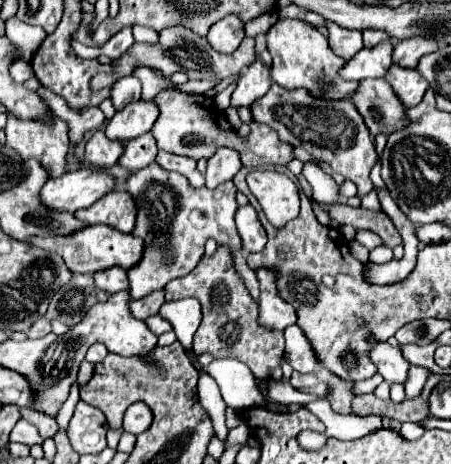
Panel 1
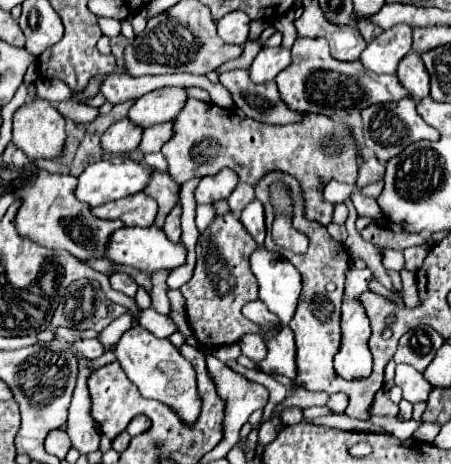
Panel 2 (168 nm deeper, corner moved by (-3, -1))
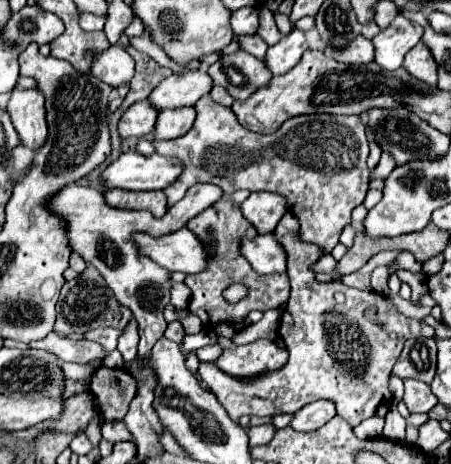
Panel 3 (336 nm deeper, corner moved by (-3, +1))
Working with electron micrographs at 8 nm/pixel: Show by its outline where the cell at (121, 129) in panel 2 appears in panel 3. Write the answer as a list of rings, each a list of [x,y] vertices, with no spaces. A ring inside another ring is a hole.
[[[148,100],[132,104],[118,122],[120,138],[144,138],[154,130],[158,112],[150,106]]]

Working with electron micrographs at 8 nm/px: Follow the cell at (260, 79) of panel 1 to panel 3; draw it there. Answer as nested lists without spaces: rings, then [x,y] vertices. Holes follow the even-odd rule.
[[[294,28],[278,44],[268,46],[266,56],[264,56],[264,64],[272,72],[272,76],[286,74],[290,68],[296,66],[296,62],[302,58],[306,48],[308,48],[308,44],[306,44],[304,32]]]

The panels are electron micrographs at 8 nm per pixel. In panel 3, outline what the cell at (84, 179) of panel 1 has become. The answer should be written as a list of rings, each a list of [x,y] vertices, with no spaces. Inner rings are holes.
[[[124,152],[102,174],[100,184],[106,190],[164,190],[182,172],[176,158],[160,154],[142,156],[140,152]]]

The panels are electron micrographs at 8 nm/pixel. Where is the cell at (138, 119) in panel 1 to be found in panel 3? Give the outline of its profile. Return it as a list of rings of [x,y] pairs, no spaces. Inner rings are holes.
[[[180,72],[172,74],[166,80],[162,80],[148,96],[150,104],[160,112],[166,108],[184,108],[184,106],[194,106],[198,98],[208,94],[212,88],[212,78],[206,72]]]

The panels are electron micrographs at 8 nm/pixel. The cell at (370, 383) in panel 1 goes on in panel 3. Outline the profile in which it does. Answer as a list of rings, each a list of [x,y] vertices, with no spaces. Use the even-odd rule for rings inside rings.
[[[316,400],[300,408],[292,420],[294,430],[316,430],[336,416],[336,406],[332,400]]]

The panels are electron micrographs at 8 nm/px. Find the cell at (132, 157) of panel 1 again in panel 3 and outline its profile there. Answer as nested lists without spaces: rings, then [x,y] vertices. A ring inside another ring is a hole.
[[[194,108],[162,110],[154,126],[154,140],[172,140],[184,136],[194,124]]]

